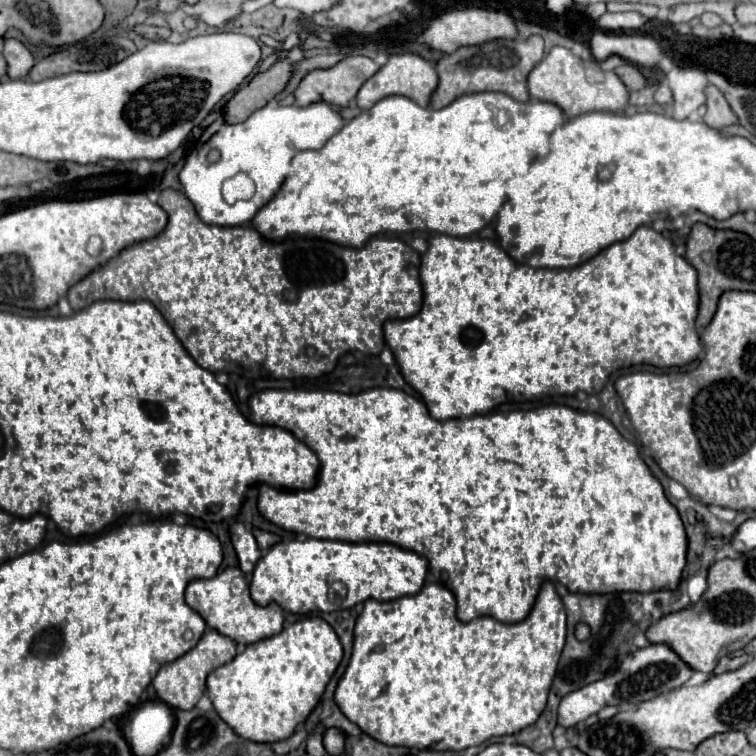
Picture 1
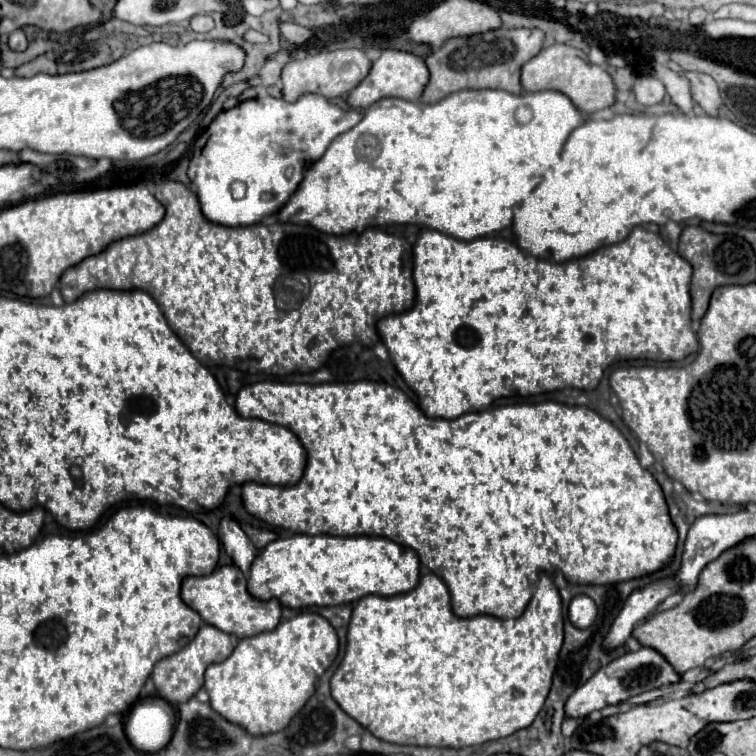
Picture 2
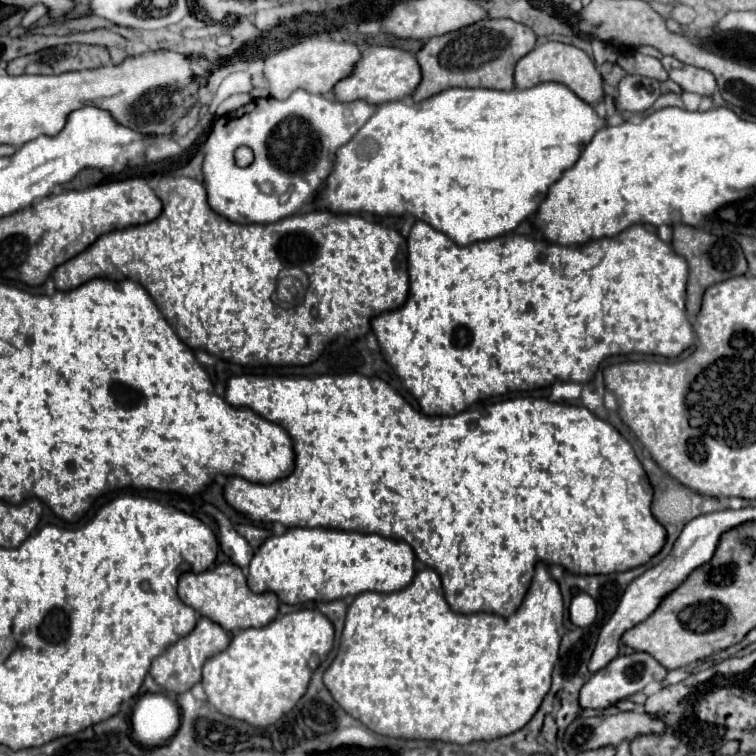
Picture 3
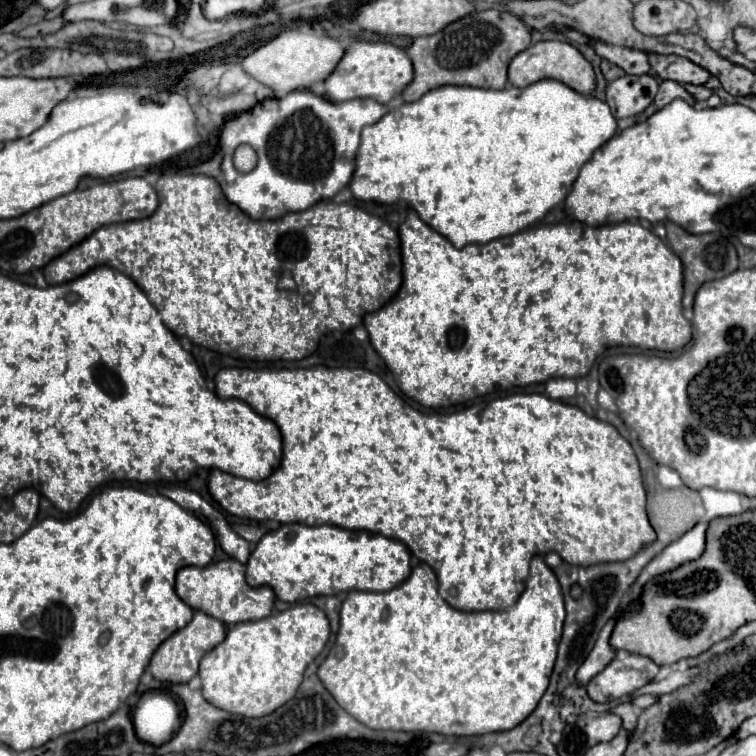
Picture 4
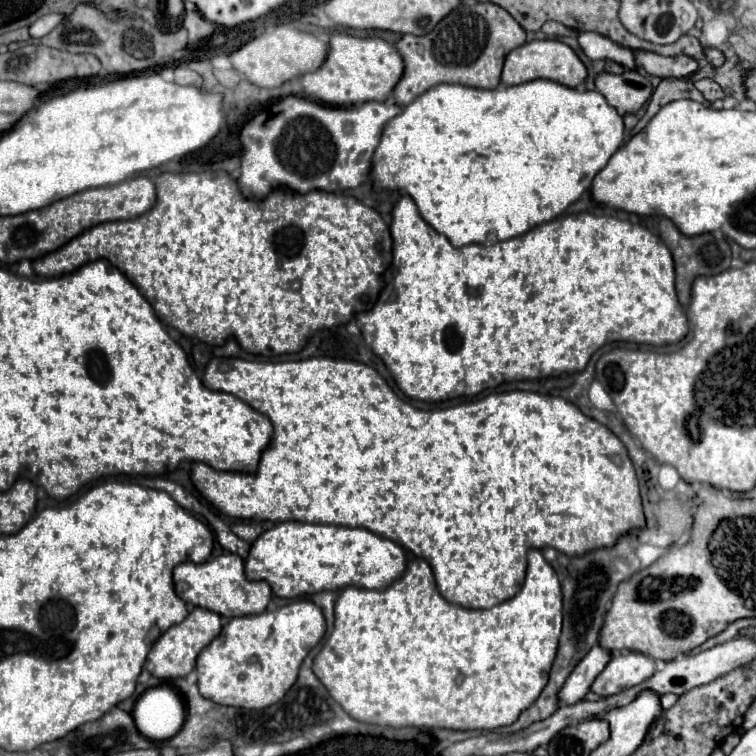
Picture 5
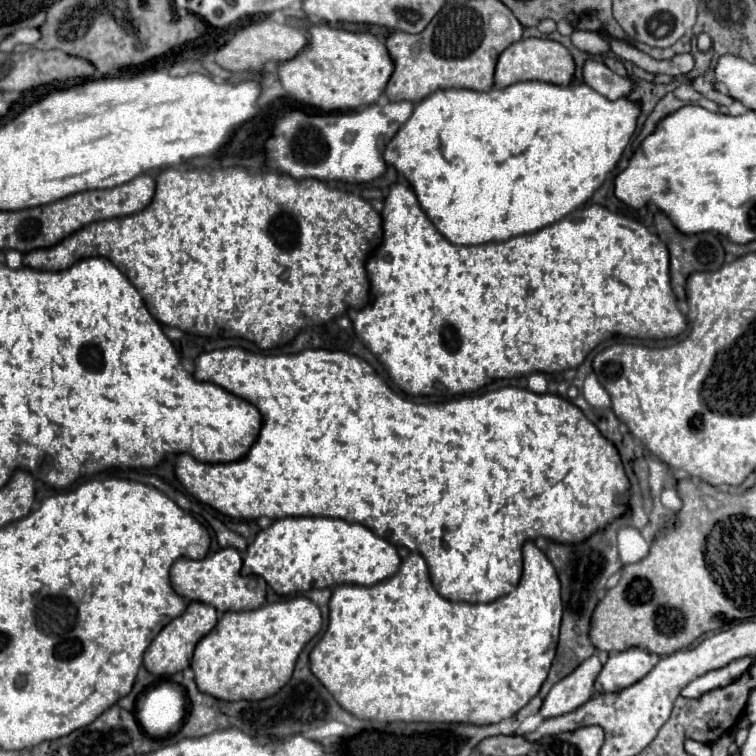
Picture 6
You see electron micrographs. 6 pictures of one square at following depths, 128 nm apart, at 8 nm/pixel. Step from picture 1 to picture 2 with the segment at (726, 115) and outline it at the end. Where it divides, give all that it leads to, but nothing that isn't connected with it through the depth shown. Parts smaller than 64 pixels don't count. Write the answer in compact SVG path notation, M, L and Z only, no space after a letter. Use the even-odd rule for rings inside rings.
M684 72L692 84L692 96L702 106L702 110L708 116L718 116L718 110L722 106L722 96L718 90L718 84L708 76L700 72Z

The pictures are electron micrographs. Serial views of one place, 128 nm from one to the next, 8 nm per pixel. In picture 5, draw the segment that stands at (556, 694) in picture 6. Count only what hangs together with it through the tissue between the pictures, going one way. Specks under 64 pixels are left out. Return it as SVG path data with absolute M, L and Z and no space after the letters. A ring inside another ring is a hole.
M596 644L568 676L566 684L558 694L560 704L576 704L584 700L584 694L590 690L590 684L604 670L608 662L610 662L610 652L604 650L600 644Z

